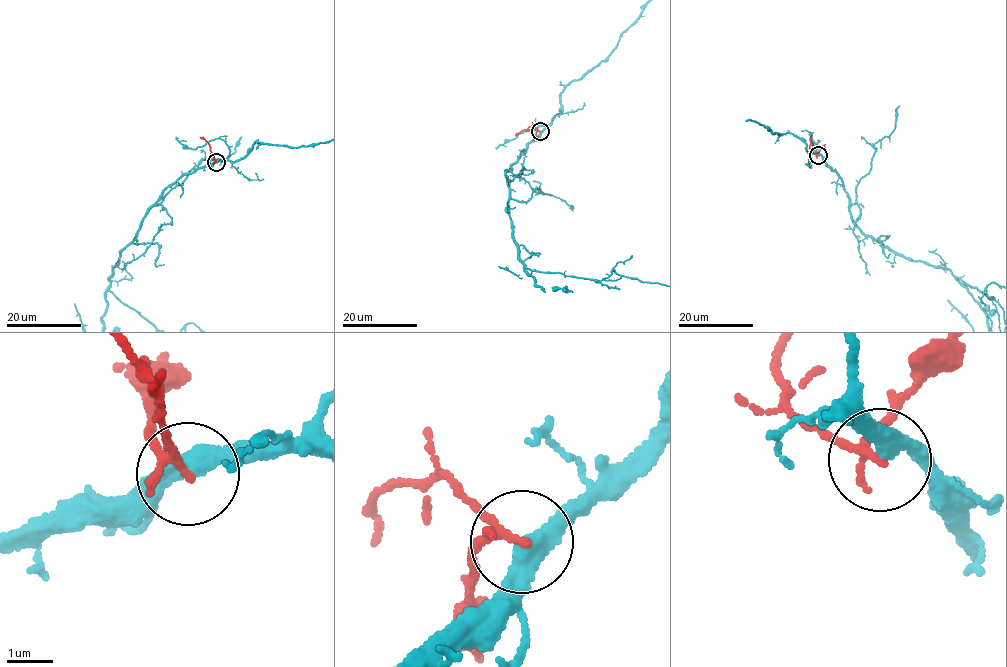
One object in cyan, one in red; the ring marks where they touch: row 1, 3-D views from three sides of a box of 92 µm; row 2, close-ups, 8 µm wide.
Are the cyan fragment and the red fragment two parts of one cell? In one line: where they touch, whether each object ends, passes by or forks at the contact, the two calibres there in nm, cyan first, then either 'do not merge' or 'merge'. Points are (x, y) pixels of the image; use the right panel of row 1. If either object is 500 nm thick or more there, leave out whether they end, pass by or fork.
at (818, 155); cyan passes by; red forks there; 400 nm thick on the cyan side, 130 nm on the other; do not merge

